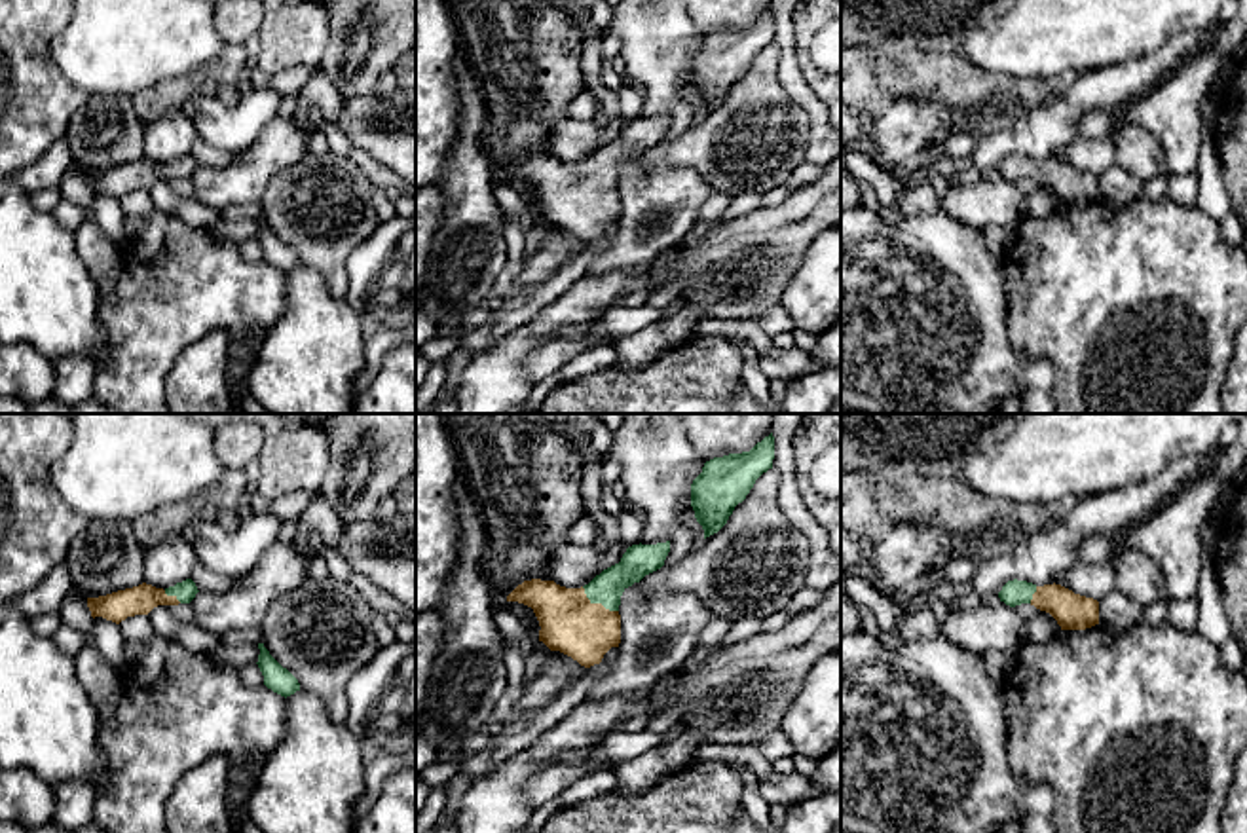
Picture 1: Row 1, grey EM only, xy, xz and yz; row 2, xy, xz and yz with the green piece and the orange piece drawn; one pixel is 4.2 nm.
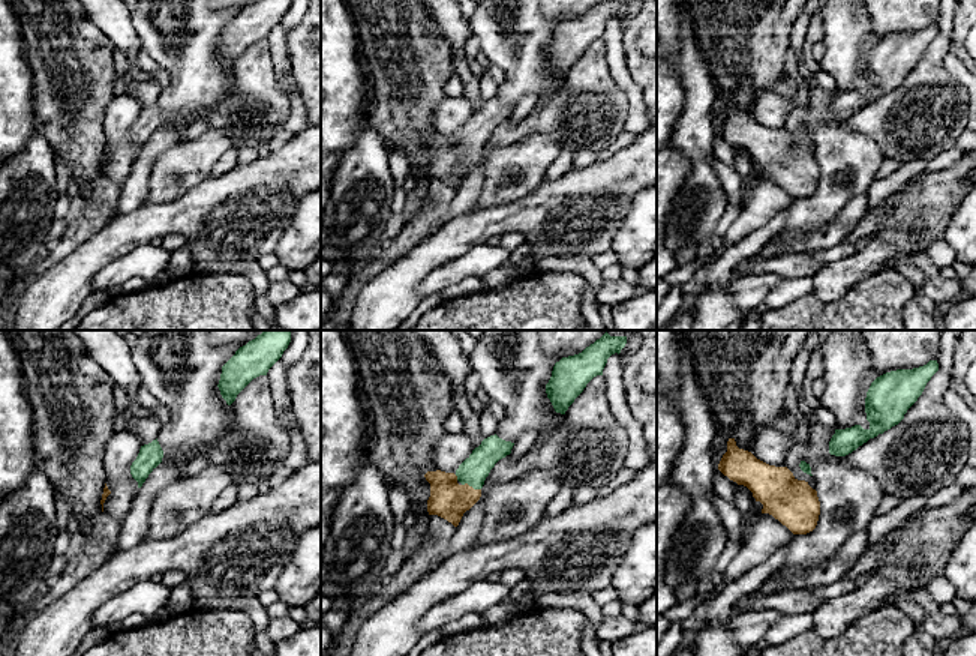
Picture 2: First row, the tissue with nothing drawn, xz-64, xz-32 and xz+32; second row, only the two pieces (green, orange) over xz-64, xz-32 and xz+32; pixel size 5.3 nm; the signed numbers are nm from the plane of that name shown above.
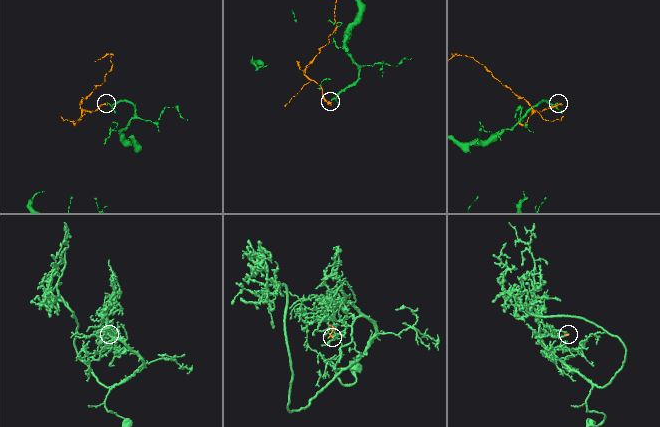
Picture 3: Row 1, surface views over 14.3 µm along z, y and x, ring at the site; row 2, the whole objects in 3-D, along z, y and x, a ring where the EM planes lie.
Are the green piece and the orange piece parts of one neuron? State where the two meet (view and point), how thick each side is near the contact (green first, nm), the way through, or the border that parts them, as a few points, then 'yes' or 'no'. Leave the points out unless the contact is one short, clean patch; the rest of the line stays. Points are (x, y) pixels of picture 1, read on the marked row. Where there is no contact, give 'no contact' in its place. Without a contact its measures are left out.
meets green in xz at (598, 602); 140 nm thick on the green side, 240 nm on the other; runs through xz (638, 560), (598, 602), (572, 625); yes

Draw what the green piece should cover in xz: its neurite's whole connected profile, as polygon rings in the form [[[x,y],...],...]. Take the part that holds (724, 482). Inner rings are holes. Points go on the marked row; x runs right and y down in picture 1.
[[[772,433],[750,452],[714,457],[704,463],[702,472],[691,484],[691,507],[704,529],[704,539],[717,533],[746,499],[755,480],[772,469]]]

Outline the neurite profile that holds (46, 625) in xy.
[[[46,613],[30,620],[32,632],[42,638],[53,638],[57,628],[63,624],[63,619],[57,613]]]

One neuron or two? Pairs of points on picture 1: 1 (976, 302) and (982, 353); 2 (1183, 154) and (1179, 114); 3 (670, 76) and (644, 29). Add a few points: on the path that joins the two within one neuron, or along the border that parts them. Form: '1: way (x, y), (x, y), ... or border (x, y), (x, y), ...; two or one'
1: way (976, 315), (984, 340); one
2: way (1183, 145), (1179, 124); one
3: way (661, 65), (655, 40); one

